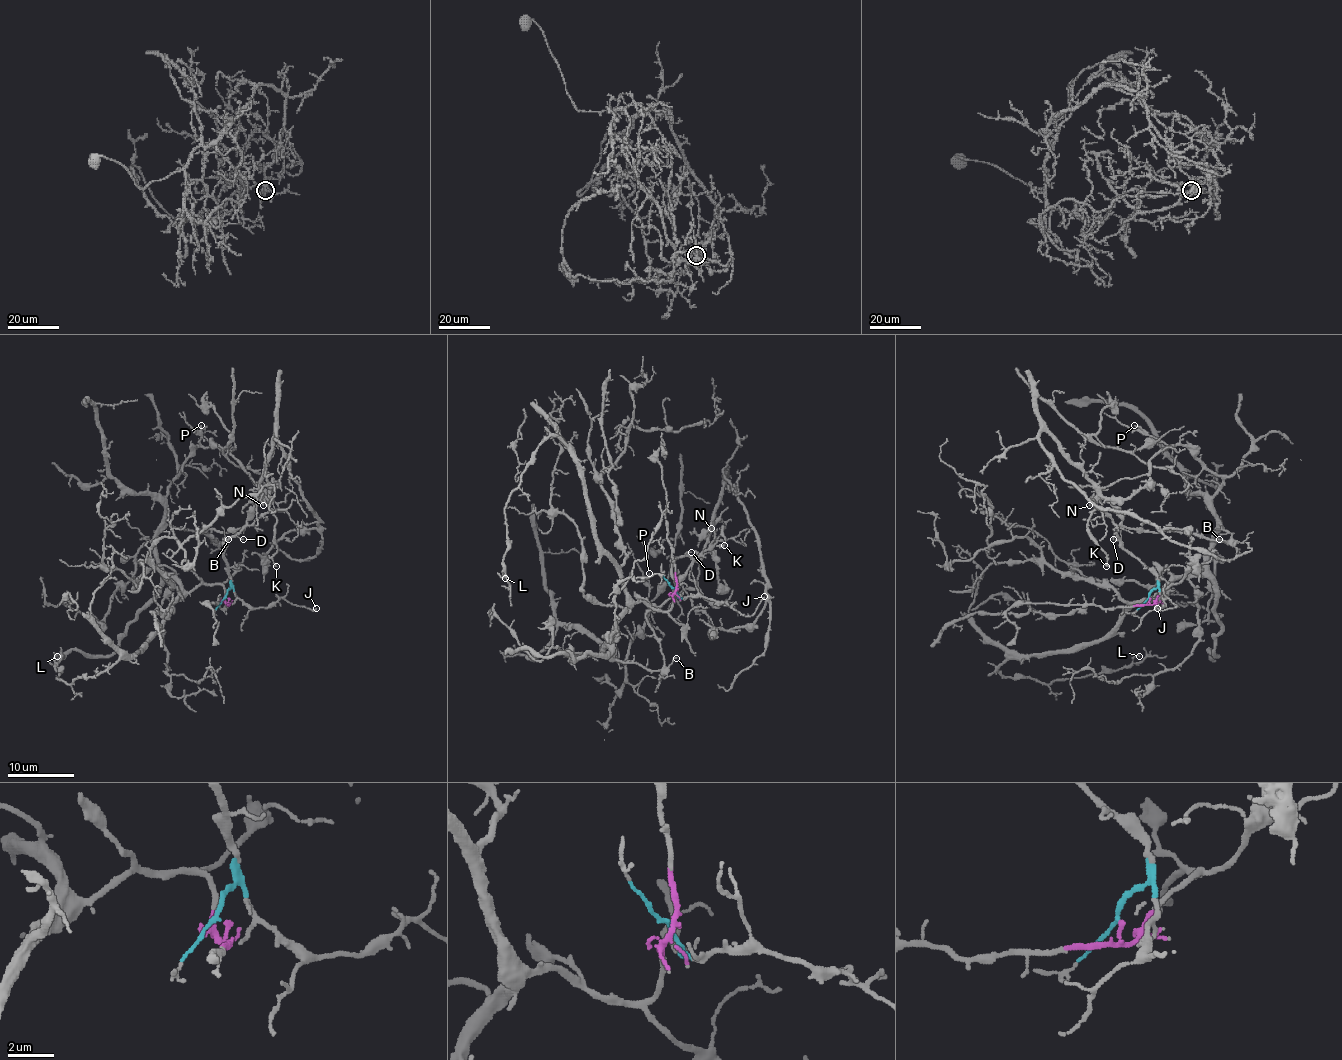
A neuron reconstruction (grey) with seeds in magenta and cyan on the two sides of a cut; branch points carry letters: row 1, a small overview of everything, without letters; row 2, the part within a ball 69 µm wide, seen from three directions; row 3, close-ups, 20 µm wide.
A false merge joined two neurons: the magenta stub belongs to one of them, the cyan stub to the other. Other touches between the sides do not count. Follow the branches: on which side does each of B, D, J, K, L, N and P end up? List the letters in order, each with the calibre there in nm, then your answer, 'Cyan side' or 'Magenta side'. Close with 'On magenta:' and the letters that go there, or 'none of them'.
B: Thickness 110 nm. Magenta side
D: Thickness 110 nm. Cyan side
J: Thickness 180 nm. Cyan side
K: Thickness 120 nm. Cyan side
L: Thickness 130 nm. Magenta side
N: Thickness 130 nm. Cyan side
P: Thickness 100 nm. Magenta side
On magenta: B, L, P

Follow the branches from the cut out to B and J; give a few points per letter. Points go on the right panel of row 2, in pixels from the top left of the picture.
B: (1149, 599), (1152, 604), (1167, 584), (1164, 590), (1202, 566), (1222, 526), (1232, 534), (1218, 539)
J: (1149, 597), (1157, 587), (1157, 607), (1165, 599), (1177, 605), (1157, 609)

